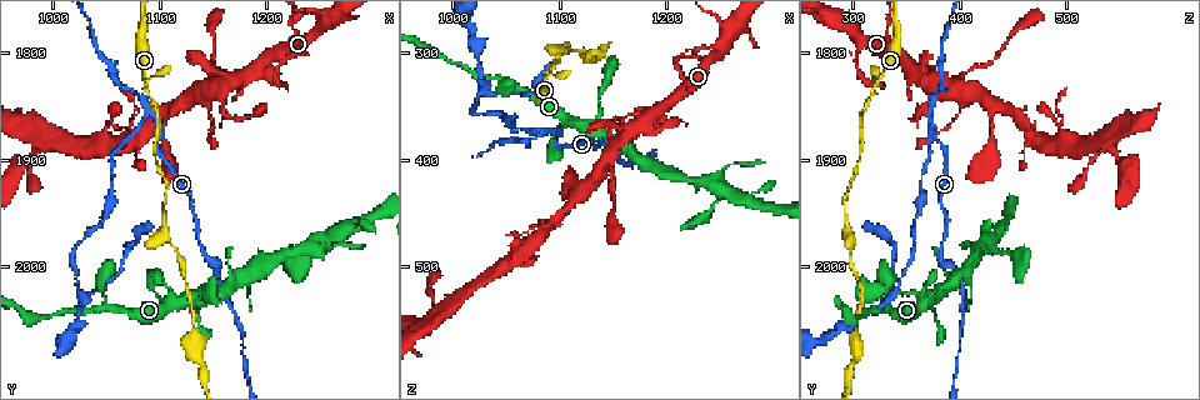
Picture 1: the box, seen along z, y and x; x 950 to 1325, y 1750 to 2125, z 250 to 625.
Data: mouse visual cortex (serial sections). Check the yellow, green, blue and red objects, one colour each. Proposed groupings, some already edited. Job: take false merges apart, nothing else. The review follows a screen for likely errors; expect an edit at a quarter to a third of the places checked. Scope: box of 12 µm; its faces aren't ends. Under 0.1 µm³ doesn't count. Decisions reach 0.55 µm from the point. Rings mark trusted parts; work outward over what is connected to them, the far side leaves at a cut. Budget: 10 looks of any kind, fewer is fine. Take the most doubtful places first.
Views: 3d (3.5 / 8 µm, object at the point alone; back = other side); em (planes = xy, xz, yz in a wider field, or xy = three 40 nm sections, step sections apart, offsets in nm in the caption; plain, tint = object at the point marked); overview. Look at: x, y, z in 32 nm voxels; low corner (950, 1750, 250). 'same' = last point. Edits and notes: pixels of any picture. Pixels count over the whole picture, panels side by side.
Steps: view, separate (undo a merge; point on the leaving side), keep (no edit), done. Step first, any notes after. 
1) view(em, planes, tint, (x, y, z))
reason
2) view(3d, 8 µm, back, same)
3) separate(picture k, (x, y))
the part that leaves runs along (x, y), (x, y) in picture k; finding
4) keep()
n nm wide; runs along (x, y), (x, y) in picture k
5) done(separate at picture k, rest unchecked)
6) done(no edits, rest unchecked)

view(3d, 3.5 µm, (1094, 1858, 370))
three-way junction

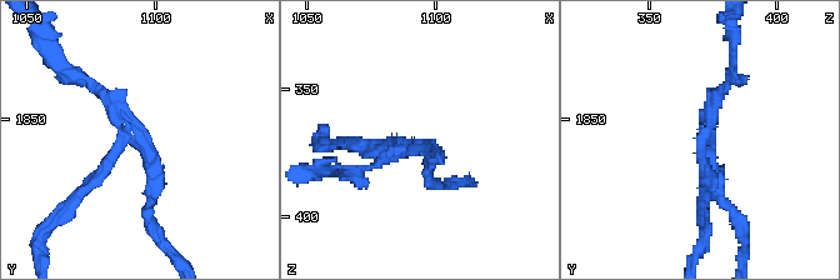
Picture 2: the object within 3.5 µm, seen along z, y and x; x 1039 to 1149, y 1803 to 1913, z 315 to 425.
separate(picture 2, (100, 174))
3 arms; the part that leaves runs along (130, 134), (53, 226) in picture 2; two cells meet here

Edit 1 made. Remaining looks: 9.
view(3d, 3.5 µm, back, (1116, 1986, 296))
a narrow waist

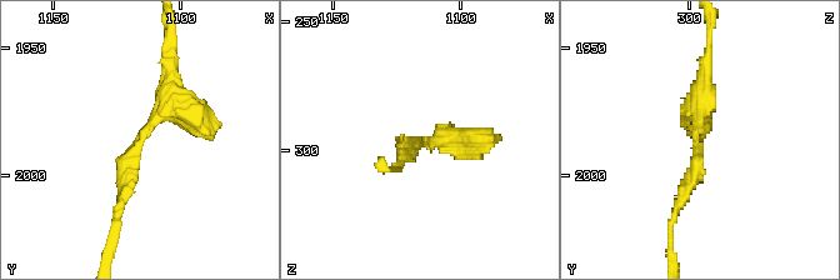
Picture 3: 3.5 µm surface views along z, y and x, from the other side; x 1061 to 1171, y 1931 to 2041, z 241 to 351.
view(em, xy, step 5, tint, (1116, 1988, 297))
arms of 150, 250 nm; need the tissue

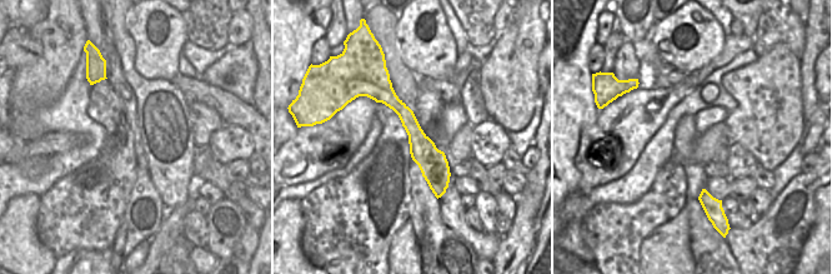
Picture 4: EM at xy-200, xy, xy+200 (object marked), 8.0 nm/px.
keep()
220 nm wide; runs along (171, 71), (118, 216) in picture 3; continuous, no second cell

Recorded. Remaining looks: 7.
view(3d, 3.5 µm, back, (1152, 1834, 388))
two arms in line, one across

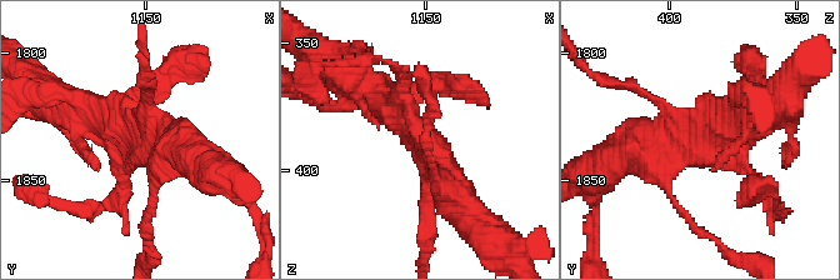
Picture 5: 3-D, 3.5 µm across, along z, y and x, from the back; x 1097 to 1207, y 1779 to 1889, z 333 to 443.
keep()
runs along (363, 85), (431, 143), (459, 208) in picture 5; one cell here

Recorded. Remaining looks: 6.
view(3d, 3.5 µm, (1000, 1886, 530))
three arms meet

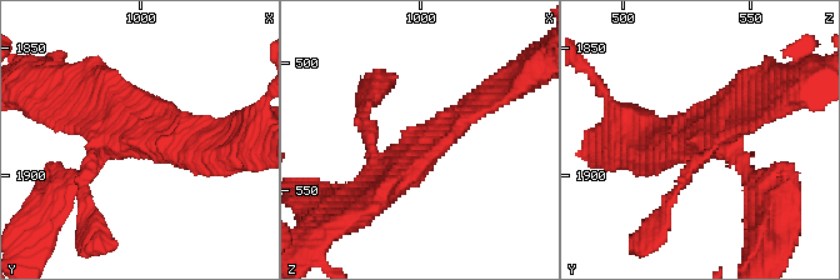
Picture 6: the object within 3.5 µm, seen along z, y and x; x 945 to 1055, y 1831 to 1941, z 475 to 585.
view(em, xy, step 5, tint, (999, 1885, 531))

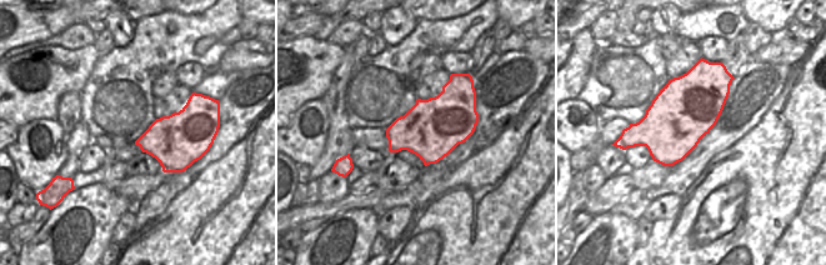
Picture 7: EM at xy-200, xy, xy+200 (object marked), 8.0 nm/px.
keep()
480 nm wide; runs along (485, 96), (363, 186) in picture 6; continuous, no second cell

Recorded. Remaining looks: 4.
done(separate at picture 2, rest unchecked)

